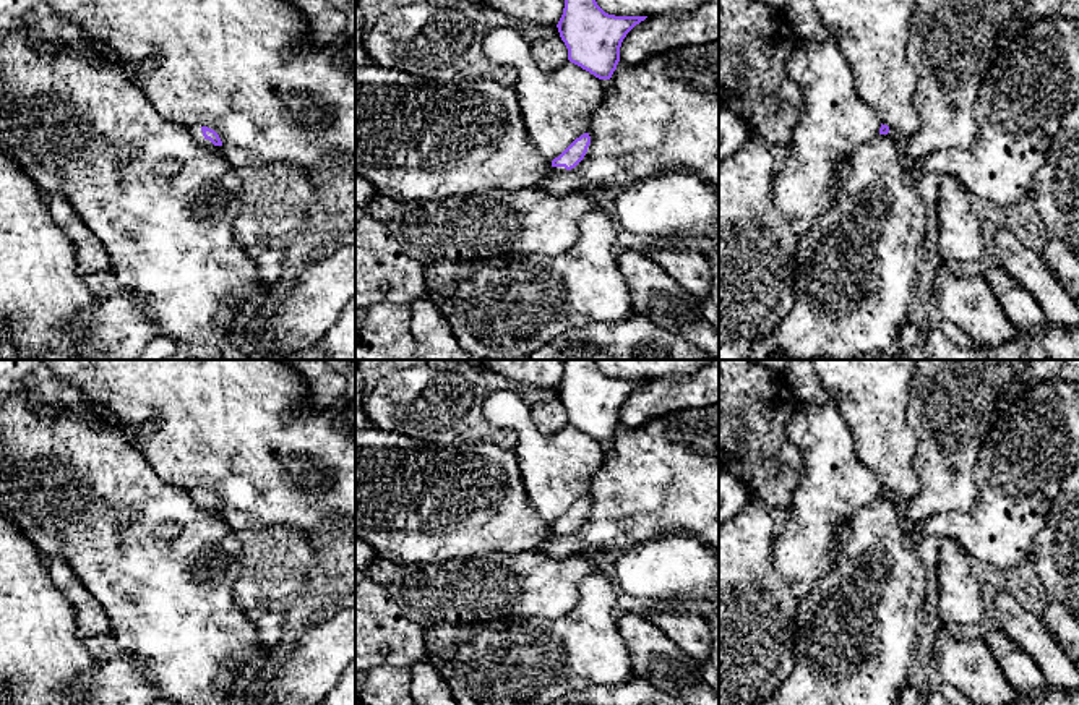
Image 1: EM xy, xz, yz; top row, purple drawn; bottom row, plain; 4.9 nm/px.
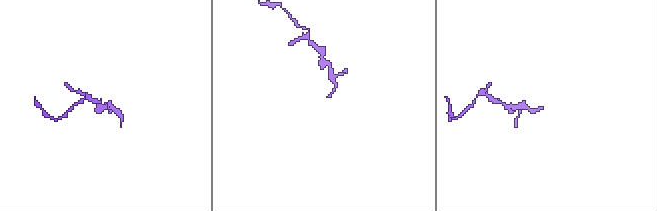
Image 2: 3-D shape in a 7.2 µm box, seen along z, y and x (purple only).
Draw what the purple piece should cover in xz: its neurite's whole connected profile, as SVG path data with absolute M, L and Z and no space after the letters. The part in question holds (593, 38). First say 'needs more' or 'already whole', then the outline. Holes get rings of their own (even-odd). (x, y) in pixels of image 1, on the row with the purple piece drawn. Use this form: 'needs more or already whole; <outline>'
already whole; M565 0L557 24L568 49L568 60L599 79L610 79L620 62L620 47L626 34L647 16L615 16L605 13L595 0Z

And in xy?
needs more; M195 125L190 128L190 133L195 138L195 141L203 147L222 146L219 135L208 126Z

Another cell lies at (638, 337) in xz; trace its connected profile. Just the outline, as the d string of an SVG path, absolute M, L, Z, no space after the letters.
M633 314L621 323L589 324L560 334L539 347L527 360L714 360L686 339Z

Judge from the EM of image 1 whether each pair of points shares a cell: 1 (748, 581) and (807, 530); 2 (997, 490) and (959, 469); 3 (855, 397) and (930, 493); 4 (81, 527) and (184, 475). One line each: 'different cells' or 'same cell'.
1: different cells
2: different cells
3: different cells
4: different cells

